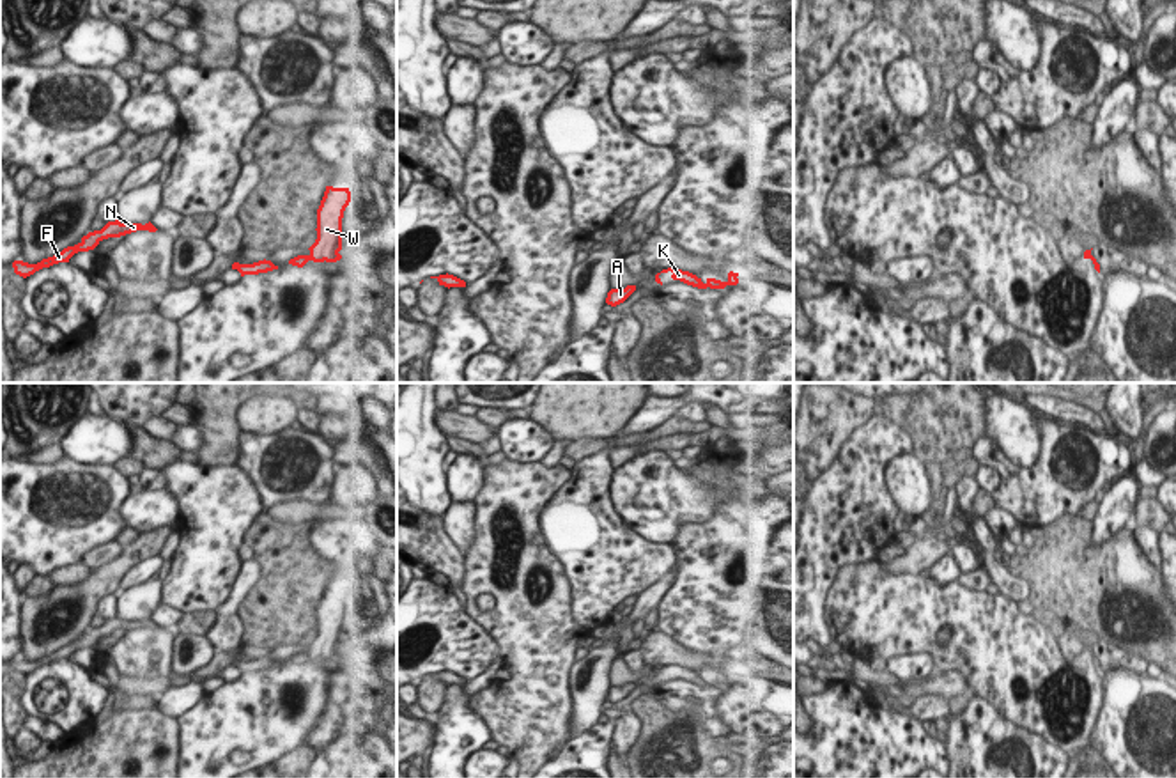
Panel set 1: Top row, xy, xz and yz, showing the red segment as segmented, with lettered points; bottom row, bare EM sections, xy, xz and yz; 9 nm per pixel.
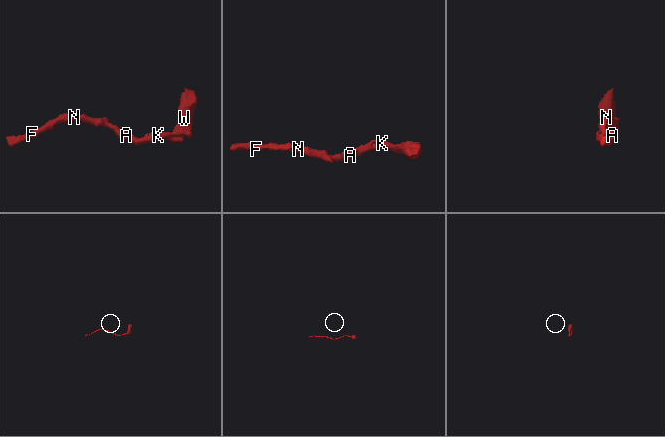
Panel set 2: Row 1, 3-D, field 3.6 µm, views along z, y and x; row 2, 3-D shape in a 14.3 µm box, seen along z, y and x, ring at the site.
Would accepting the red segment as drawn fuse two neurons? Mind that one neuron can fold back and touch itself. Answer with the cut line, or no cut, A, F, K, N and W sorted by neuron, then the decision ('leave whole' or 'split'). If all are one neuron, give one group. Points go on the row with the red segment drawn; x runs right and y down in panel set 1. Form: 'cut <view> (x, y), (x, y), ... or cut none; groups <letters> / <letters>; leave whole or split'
cut xy (307, 256), (310, 259); groups A F K N / W; split

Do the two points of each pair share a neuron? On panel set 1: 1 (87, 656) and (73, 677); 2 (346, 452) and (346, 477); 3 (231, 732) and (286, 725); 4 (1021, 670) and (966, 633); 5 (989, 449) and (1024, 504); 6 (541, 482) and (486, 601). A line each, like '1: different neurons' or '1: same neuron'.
1: different neurons
2: different neurons
3: same neuron
4: same neuron
5: same neuron
6: different neurons

